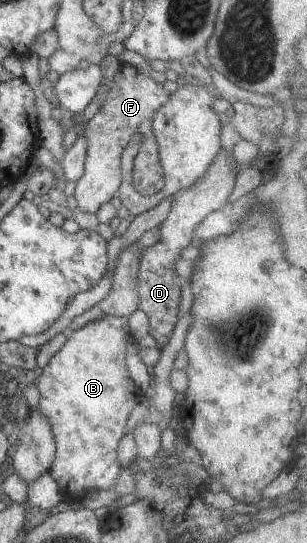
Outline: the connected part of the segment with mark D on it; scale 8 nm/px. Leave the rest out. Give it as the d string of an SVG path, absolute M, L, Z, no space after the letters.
M219 152L203 178L199 178L193 186L179 190L173 195L171 212L159 226L161 240L142 253L137 272L137 292L139 294L139 309L149 319L149 334L155 338L161 349L170 342L174 327L178 321L178 310L182 300L179 274L175 271L174 262L181 257L181 251L191 246L199 224L209 217L209 214L224 210L227 198L234 189L234 182L239 164L231 152Z

